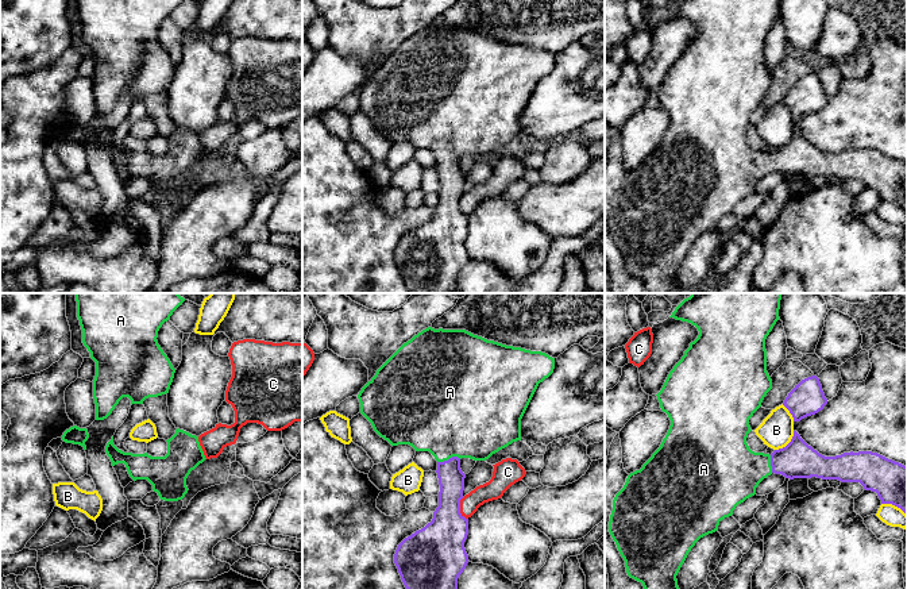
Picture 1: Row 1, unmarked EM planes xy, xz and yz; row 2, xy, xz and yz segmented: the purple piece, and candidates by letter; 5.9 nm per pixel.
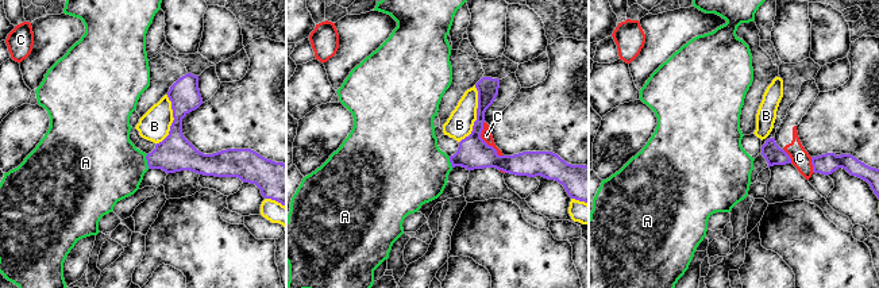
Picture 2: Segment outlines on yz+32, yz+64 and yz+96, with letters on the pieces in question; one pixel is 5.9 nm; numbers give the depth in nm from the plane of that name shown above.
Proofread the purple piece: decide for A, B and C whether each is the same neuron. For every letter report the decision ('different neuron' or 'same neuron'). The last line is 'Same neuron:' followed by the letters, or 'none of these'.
A: same neuron
B: different neuron
C: different neuron
Same neuron: A

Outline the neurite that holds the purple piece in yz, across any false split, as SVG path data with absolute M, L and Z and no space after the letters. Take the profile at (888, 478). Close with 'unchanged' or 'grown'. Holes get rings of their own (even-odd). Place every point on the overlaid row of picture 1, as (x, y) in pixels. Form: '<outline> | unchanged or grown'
M691 293L669 316L691 323L699 335L690 343L656 394L661 411L671 420L669 430L642 467L628 476L624 488L613 500L609 521L609 532L625 561L628 575L641 582L644 589L679 589L676 575L695 543L718 531L719 521L732 516L738 504L754 496L759 484L772 473L790 480L817 477L860 482L865 490L876 492L881 504L892 504L907 515L907 466L877 453L850 451L825 457L808 446L796 431L786 447L775 450L771 455L749 449L749 419L772 389L767 372L765 339L780 319L780 300L781 293Z | grown

